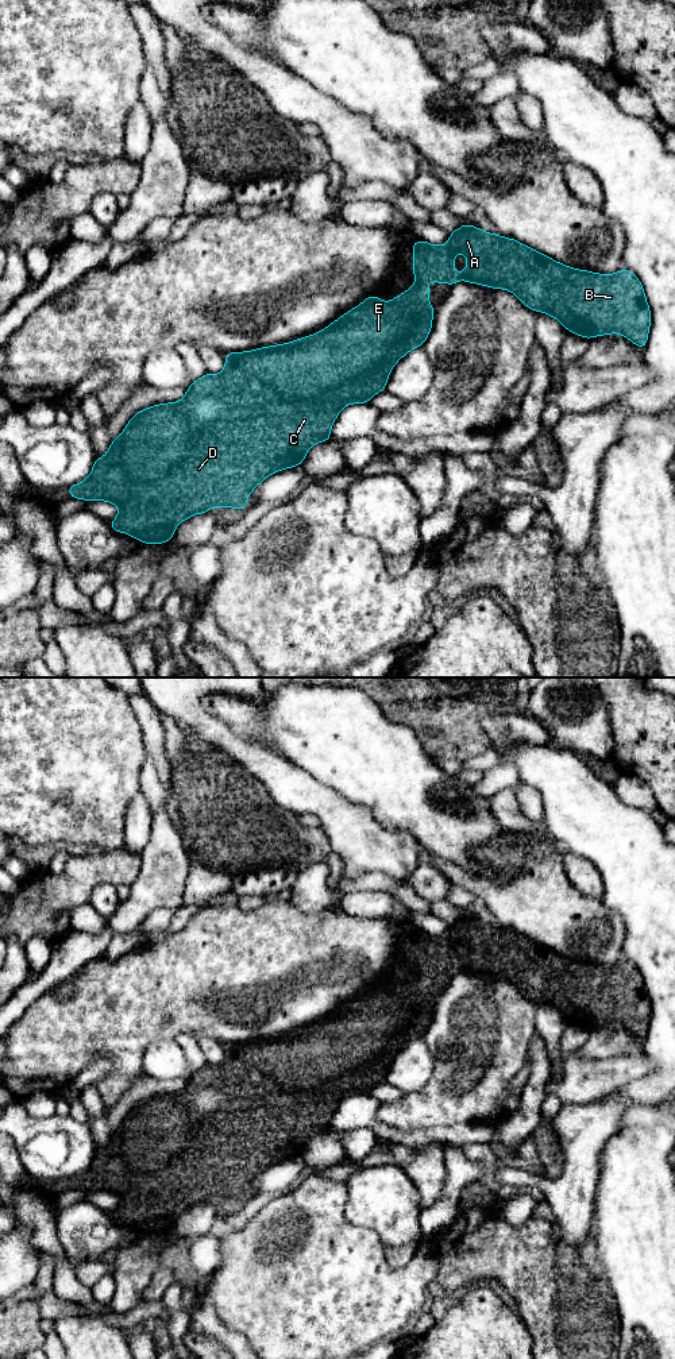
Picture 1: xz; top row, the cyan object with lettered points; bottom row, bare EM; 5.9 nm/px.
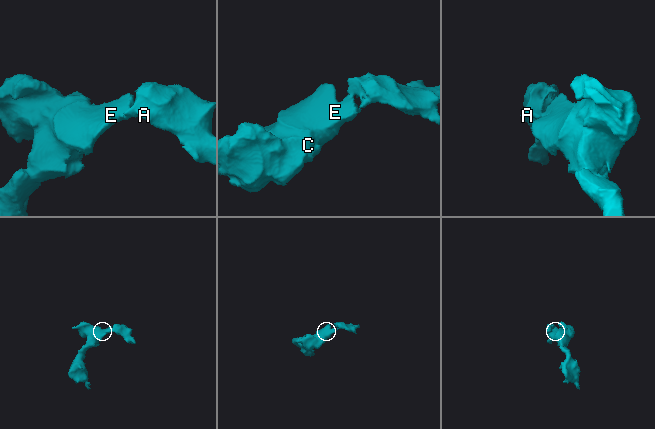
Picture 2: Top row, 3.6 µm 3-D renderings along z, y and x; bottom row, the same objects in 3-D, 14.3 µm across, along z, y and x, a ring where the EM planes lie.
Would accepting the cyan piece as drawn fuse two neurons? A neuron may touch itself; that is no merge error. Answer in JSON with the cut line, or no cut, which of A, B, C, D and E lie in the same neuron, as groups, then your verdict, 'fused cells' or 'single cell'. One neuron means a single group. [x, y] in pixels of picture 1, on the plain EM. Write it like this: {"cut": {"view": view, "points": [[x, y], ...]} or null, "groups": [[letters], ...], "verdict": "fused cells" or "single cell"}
{"cut": null, "groups": [["A", "B", "C", "D", "E"]], "verdict": "single cell"}

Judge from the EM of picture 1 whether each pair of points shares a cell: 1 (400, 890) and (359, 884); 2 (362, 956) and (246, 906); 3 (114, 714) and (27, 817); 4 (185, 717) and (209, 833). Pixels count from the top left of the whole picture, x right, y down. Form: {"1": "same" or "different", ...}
{"1": "same", "2": "different", "3": "same", "4": "different"}

